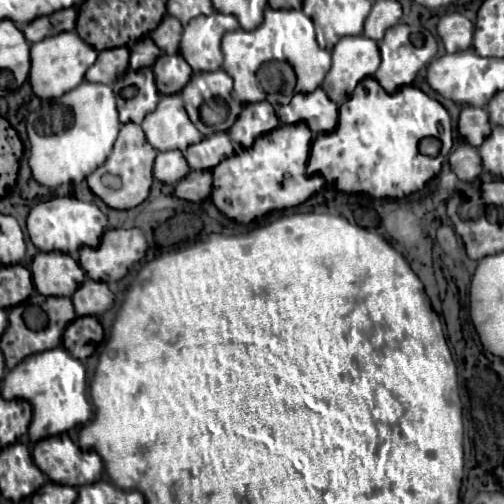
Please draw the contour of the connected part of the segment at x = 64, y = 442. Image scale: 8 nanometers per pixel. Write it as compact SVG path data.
M66 433L36 443L32 457L40 471L44 471L48 479L60 485L82 487L96 483L102 475L100 455L82 451Z

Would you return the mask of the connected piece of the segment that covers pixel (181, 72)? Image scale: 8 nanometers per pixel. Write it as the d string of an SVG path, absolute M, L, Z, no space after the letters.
M180 53L160 55L160 59L154 63L152 69L156 75L156 87L162 95L180 93L192 75L192 69L188 67L188 63Z

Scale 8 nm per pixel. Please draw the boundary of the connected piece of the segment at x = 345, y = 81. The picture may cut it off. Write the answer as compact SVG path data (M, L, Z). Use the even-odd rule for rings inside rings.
M364 35L344 37L332 49L332 67L322 83L322 89L336 105L342 105L352 95L358 81L372 77L378 65L380 51L376 41Z

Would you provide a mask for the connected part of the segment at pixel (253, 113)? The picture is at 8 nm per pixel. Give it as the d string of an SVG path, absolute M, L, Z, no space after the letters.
M268 101L248 103L244 105L236 123L230 127L228 135L234 143L240 143L242 147L250 147L256 137L272 131L278 124L278 117Z

